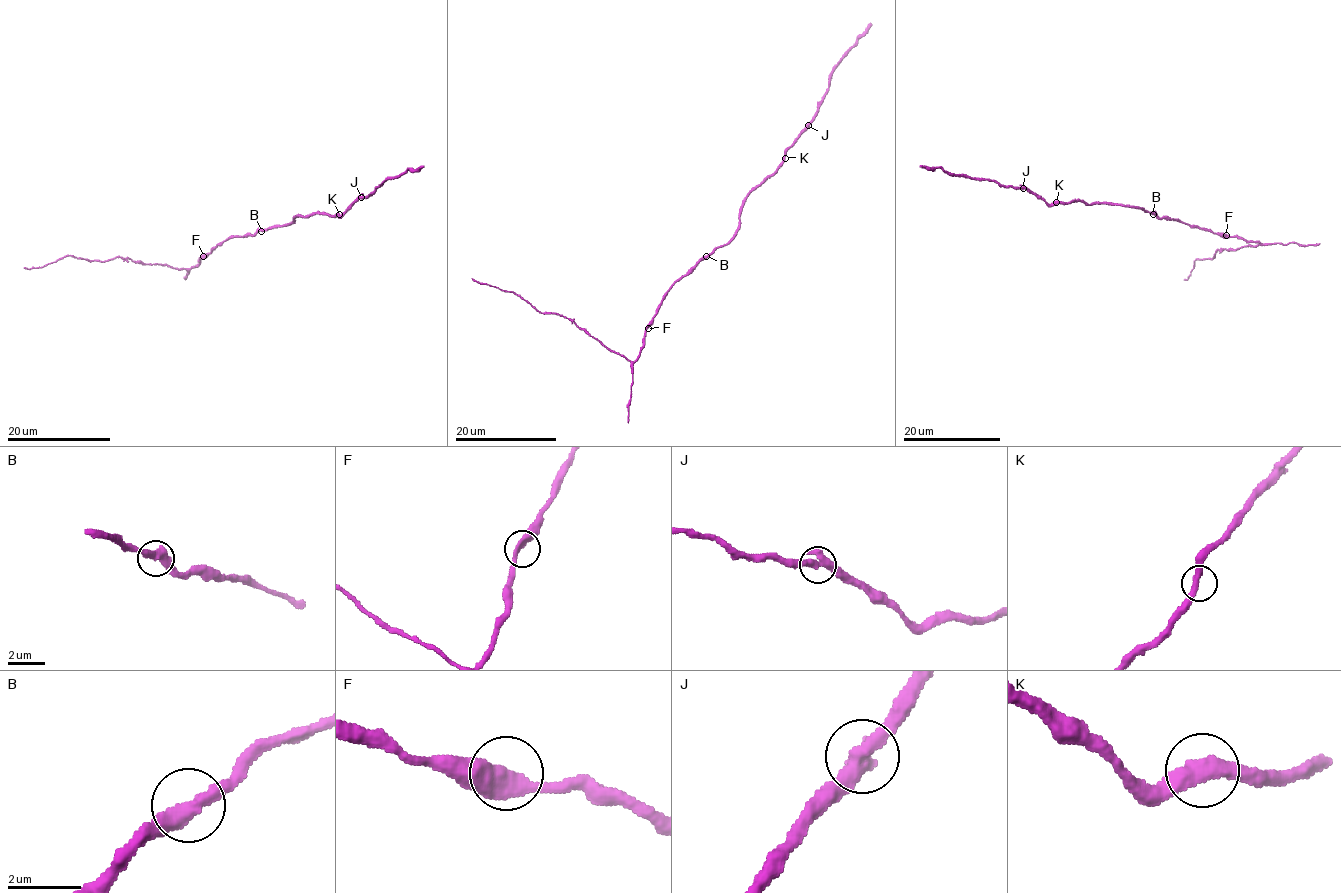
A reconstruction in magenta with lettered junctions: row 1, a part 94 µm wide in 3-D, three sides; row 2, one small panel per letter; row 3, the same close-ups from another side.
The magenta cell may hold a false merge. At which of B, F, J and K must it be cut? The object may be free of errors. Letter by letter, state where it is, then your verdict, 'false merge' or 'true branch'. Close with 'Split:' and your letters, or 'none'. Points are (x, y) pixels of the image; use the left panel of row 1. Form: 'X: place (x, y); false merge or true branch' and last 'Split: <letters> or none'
B: place (261, 231); true branch
F: place (203, 256); true branch
J: place (361, 197); true branch
K: place (339, 214); true branch
Split: none

